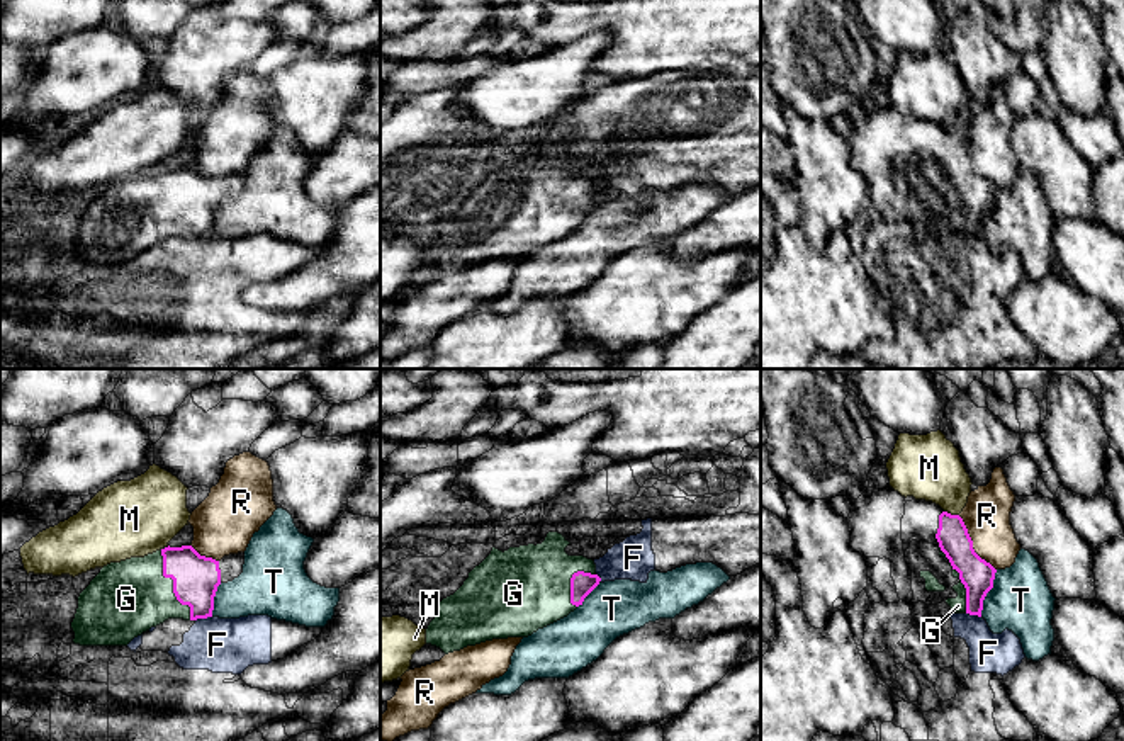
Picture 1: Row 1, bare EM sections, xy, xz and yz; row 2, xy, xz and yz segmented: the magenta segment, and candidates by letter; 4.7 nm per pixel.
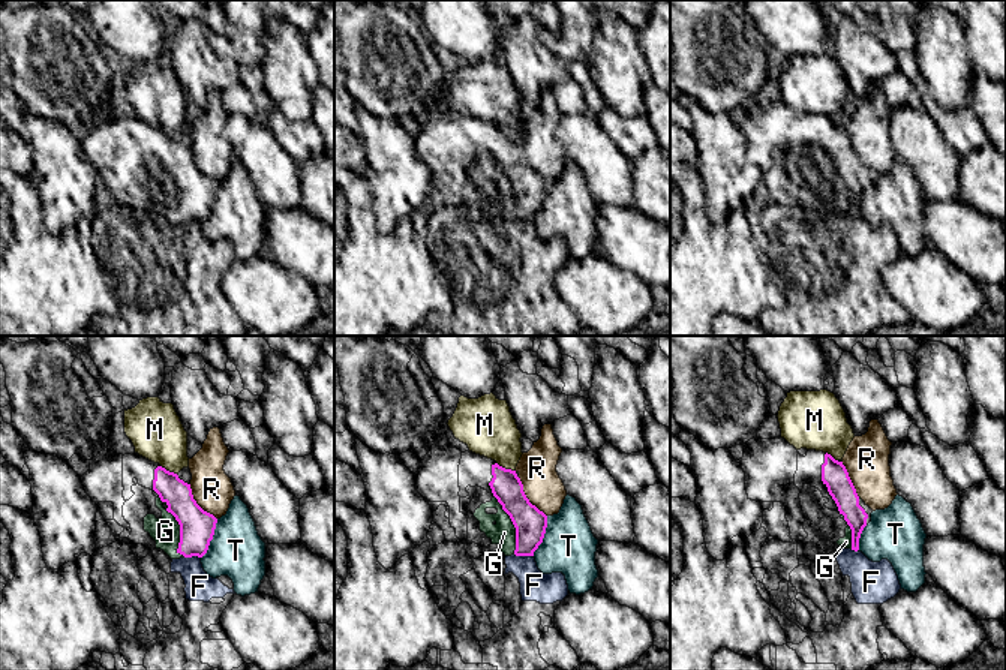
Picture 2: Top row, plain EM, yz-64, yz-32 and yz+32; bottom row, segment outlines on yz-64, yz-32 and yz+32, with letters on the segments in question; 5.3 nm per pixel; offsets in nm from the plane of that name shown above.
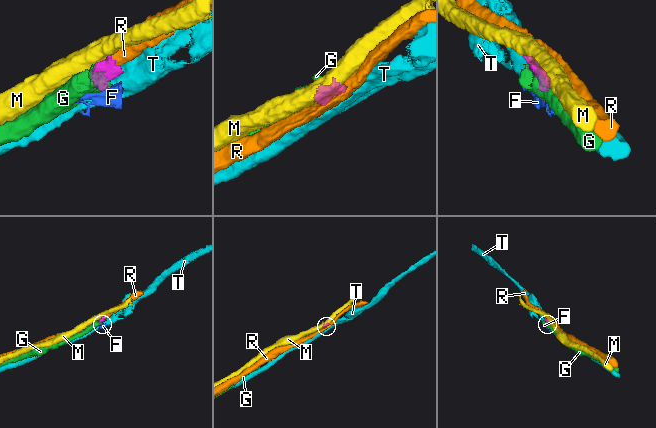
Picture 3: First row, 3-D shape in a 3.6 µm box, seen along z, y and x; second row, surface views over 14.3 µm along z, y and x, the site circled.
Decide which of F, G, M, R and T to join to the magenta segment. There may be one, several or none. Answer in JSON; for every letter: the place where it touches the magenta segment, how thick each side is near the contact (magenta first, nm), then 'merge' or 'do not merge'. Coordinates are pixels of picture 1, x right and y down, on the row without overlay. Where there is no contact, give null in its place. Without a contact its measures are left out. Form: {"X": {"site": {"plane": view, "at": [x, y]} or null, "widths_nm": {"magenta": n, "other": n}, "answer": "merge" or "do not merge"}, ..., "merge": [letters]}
{"F": {"site": {"plane": "xy", "at": [202, 237]}, "widths_nm": {"magenta": 220, "other": 260}, "answer": "do not merge"}, "G": {"site": {"plane": "xy", "at": [174, 204]}, "widths_nm": {"magenta": 220, "other": 360}, "answer": "merge"}, "M": {"site": {"plane": "yz", "at": [949, 133]}, "widths_nm": {"magenta": 150, "other": 300}, "answer": "do not merge"}, "R": {"site": {"plane": "yz", "at": [972, 164]}, "widths_nm": {"magenta": 160, "other": 220}, "answer": "do not merge"}, "T": {"site": {"plane": "yz", "at": [987, 211]}, "widths_nm": {"magenta": 160, "other": 300}, "answer": "do not merge"}, "merge": ["G"]}

